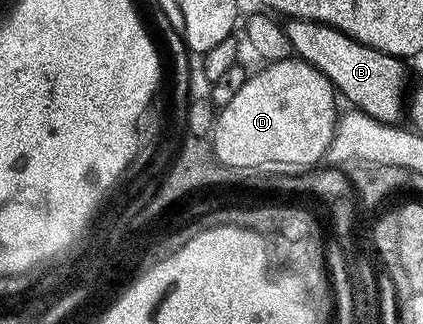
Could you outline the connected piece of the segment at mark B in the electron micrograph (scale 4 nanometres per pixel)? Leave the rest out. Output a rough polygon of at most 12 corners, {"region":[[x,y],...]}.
{"region":[[291,18],[290,49],[359,112],[397,125],[403,61]]}

